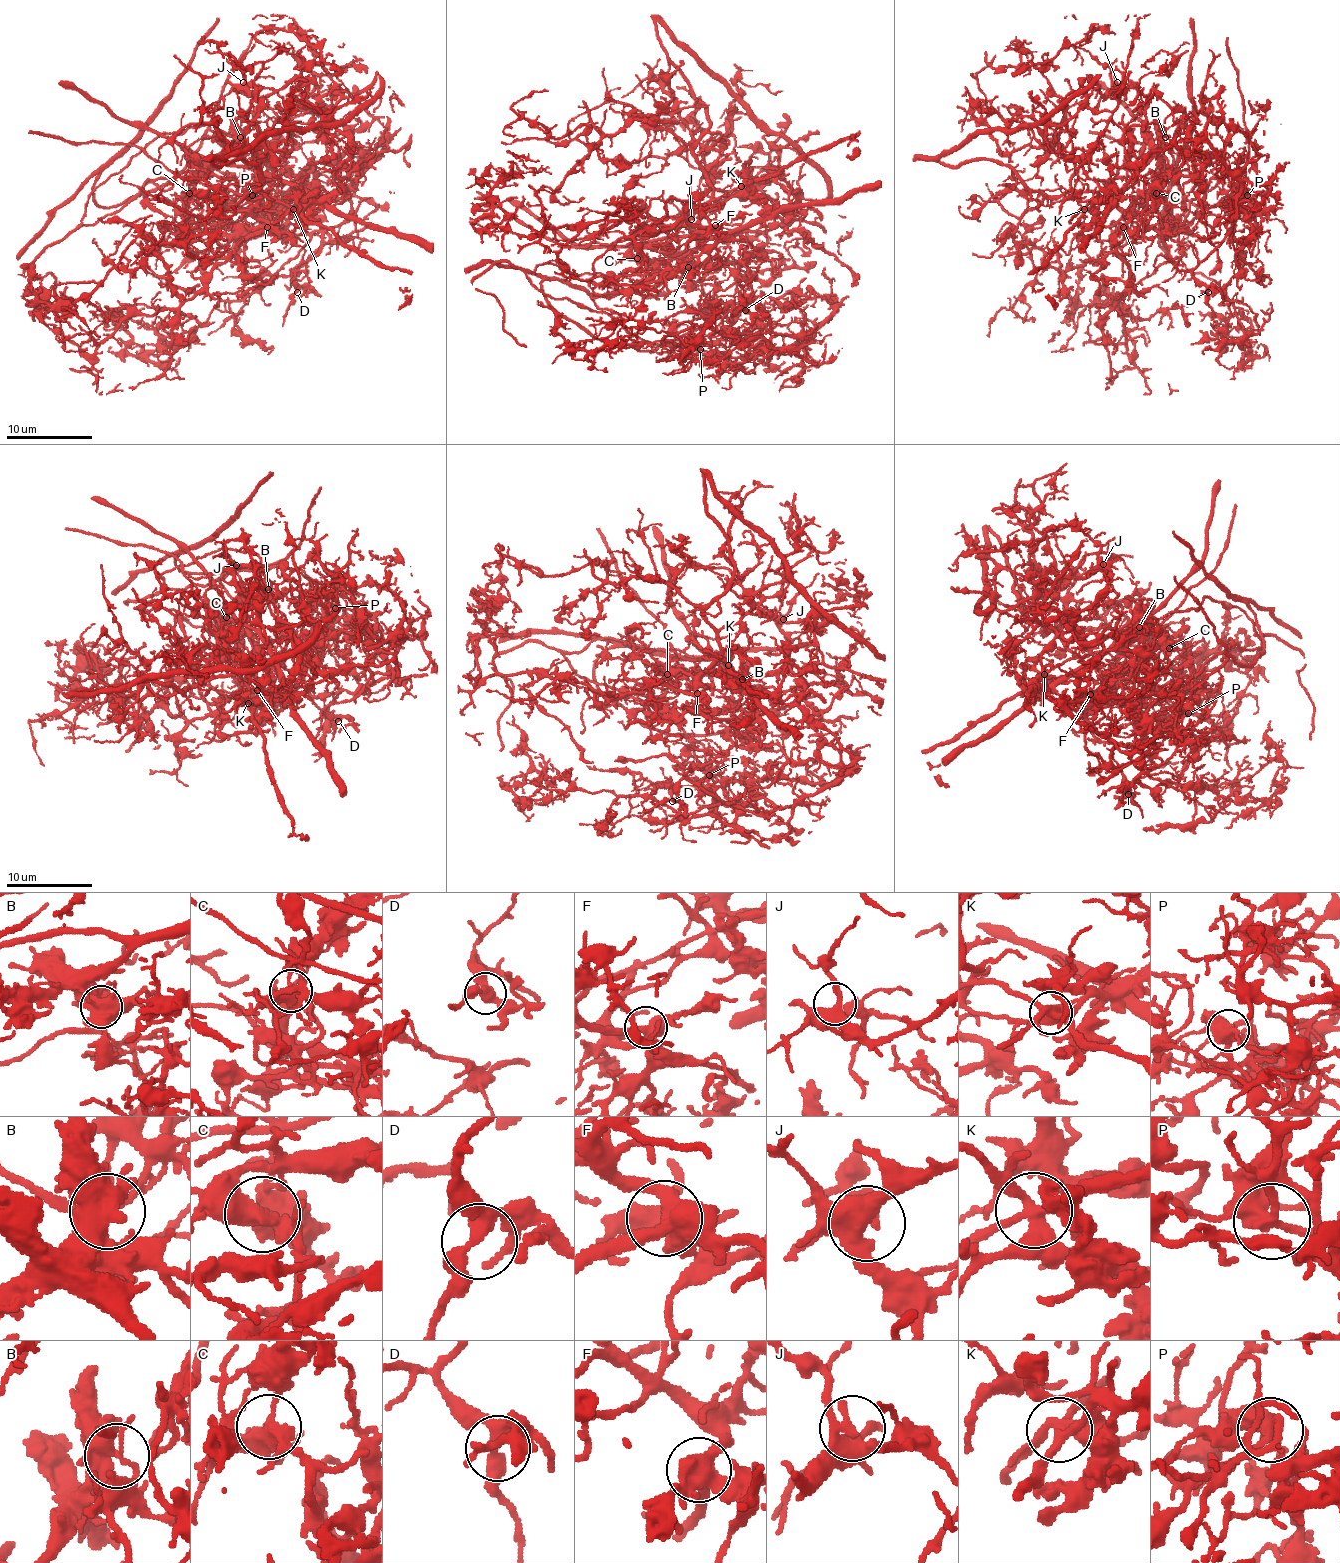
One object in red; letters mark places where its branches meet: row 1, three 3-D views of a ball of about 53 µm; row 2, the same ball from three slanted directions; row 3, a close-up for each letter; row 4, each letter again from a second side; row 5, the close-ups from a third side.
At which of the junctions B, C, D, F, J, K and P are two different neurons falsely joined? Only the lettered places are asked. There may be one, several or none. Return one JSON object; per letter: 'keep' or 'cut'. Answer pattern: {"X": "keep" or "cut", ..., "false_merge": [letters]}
{"B": "cut", "C": "cut", "D": "keep", "F": "keep", "J": "keep", "K": "cut", "P": "cut", "false_merge": ["B", "C", "K", "P"]}

